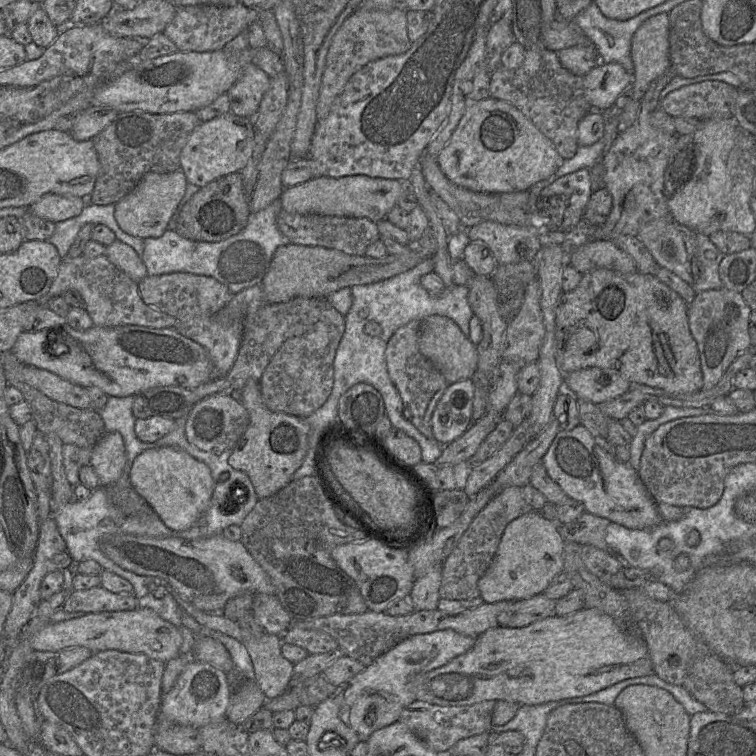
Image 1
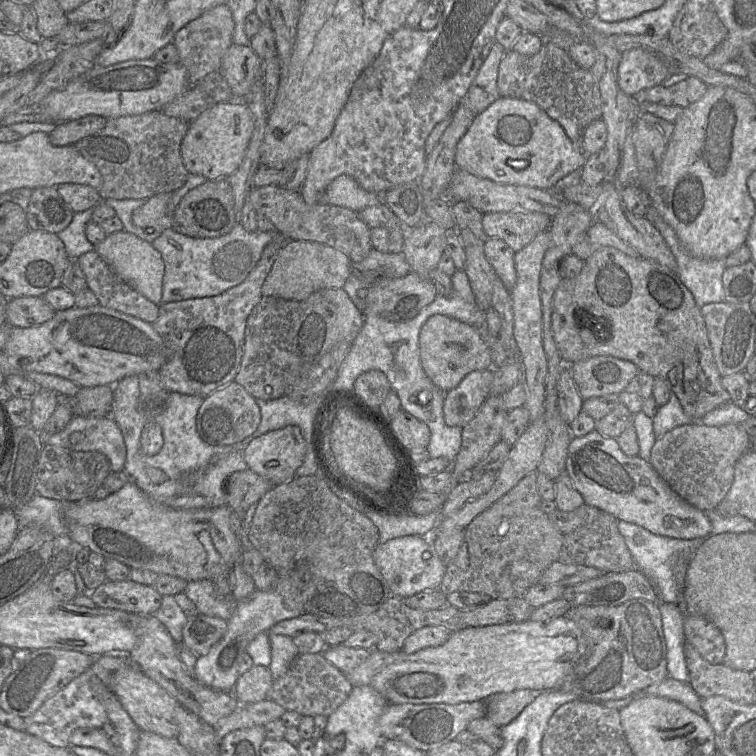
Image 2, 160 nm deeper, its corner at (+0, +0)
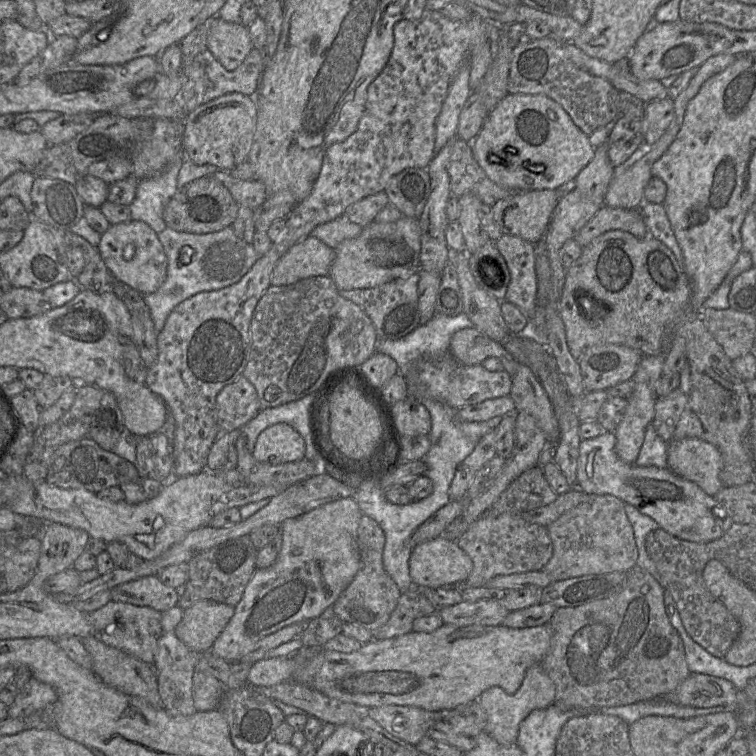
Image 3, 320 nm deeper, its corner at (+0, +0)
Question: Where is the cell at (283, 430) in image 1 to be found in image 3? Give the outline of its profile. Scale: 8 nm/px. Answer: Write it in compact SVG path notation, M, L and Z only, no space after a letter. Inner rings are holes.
M277 423L259 434L251 454L273 465L298 461L305 456L305 441L289 424Z

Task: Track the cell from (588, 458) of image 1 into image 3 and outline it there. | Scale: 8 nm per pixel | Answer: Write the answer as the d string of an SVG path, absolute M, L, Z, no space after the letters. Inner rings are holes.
M603 432L597 437L582 439L577 459L577 487L586 494L610 494L624 503L635 506L652 518L660 528L674 537L692 542L709 542L720 538L733 524L713 496L706 494L696 483L681 478L668 468L637 466L621 460L615 452L614 432Z

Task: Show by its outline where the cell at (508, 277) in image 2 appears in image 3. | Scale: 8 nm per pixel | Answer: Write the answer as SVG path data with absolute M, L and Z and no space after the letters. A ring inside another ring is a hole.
M509 234L495 243L510 272L505 301L516 305L530 320L537 305L536 245Z

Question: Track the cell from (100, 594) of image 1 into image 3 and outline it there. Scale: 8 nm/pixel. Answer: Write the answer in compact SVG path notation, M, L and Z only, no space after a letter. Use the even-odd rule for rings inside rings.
M157 575L140 577L110 589L111 600L148 606L164 612L178 604L176 588L163 584Z

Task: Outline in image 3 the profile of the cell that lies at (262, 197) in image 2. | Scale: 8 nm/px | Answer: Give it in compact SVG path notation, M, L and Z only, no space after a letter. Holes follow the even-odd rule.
M225 170L216 171L212 176L229 190L239 206L255 209L268 198L266 187L259 180L241 180Z

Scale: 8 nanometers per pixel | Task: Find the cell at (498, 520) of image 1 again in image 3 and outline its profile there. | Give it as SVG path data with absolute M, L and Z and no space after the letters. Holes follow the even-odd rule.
M538 464L523 472L500 494L492 506L481 515L456 541L458 546L471 558L473 568L464 581L466 587L484 587L493 577L531 571L540 571L553 554L553 544L547 527L529 523L513 510L516 499L528 489L538 477L543 476Z

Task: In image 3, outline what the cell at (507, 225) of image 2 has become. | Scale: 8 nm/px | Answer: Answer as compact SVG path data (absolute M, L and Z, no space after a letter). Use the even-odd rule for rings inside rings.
M551 189L514 193L497 201L491 209L503 234L537 244L546 232L559 197L559 190Z

